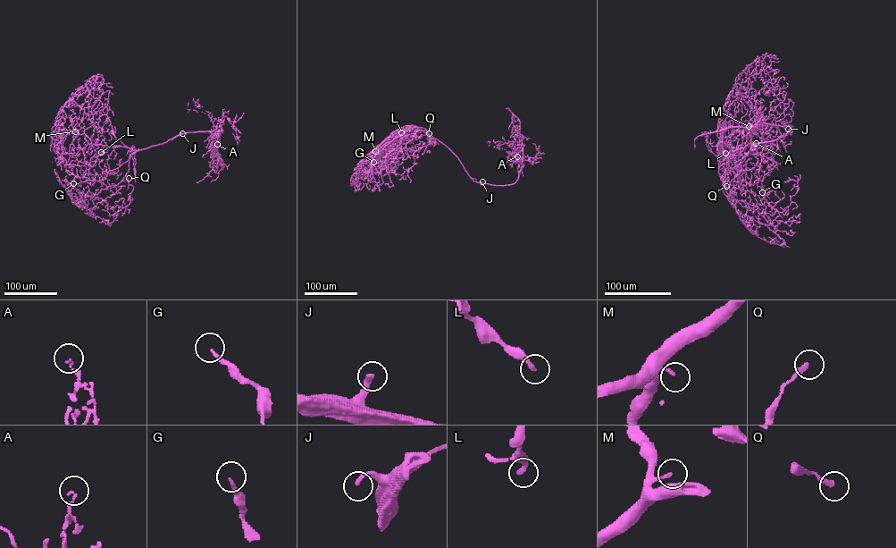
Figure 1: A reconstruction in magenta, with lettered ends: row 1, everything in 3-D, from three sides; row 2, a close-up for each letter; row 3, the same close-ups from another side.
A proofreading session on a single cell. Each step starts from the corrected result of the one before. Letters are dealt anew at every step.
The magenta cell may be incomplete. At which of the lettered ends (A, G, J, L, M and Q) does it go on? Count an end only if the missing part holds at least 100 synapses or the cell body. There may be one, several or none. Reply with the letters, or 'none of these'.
J

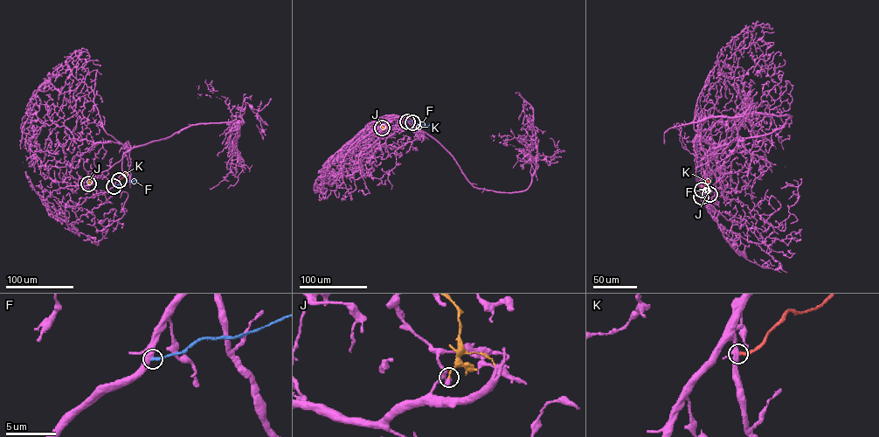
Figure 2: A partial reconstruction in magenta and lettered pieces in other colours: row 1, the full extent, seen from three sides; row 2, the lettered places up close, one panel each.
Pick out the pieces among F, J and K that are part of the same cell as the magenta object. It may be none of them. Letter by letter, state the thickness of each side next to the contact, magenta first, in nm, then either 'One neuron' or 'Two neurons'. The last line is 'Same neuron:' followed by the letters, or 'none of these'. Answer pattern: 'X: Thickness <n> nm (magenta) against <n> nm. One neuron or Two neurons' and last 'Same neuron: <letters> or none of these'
F: Thickness 360 nm (magenta) against 190 nm. Two neurons
J: Thickness 320 nm (magenta) against 140 nm. Two neurons
K: Thickness 280 nm (magenta) against 190 nm. Two neurons
Same neuron: none of these

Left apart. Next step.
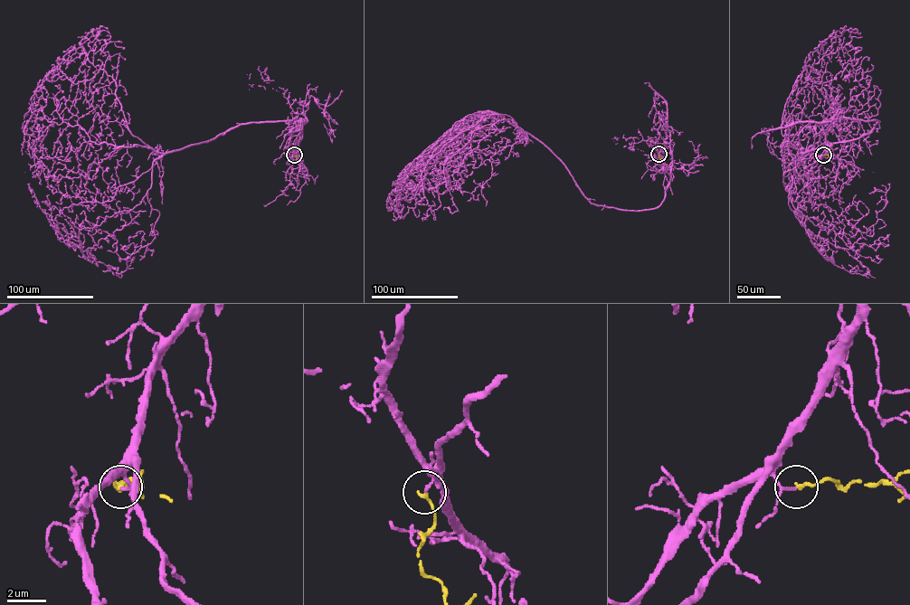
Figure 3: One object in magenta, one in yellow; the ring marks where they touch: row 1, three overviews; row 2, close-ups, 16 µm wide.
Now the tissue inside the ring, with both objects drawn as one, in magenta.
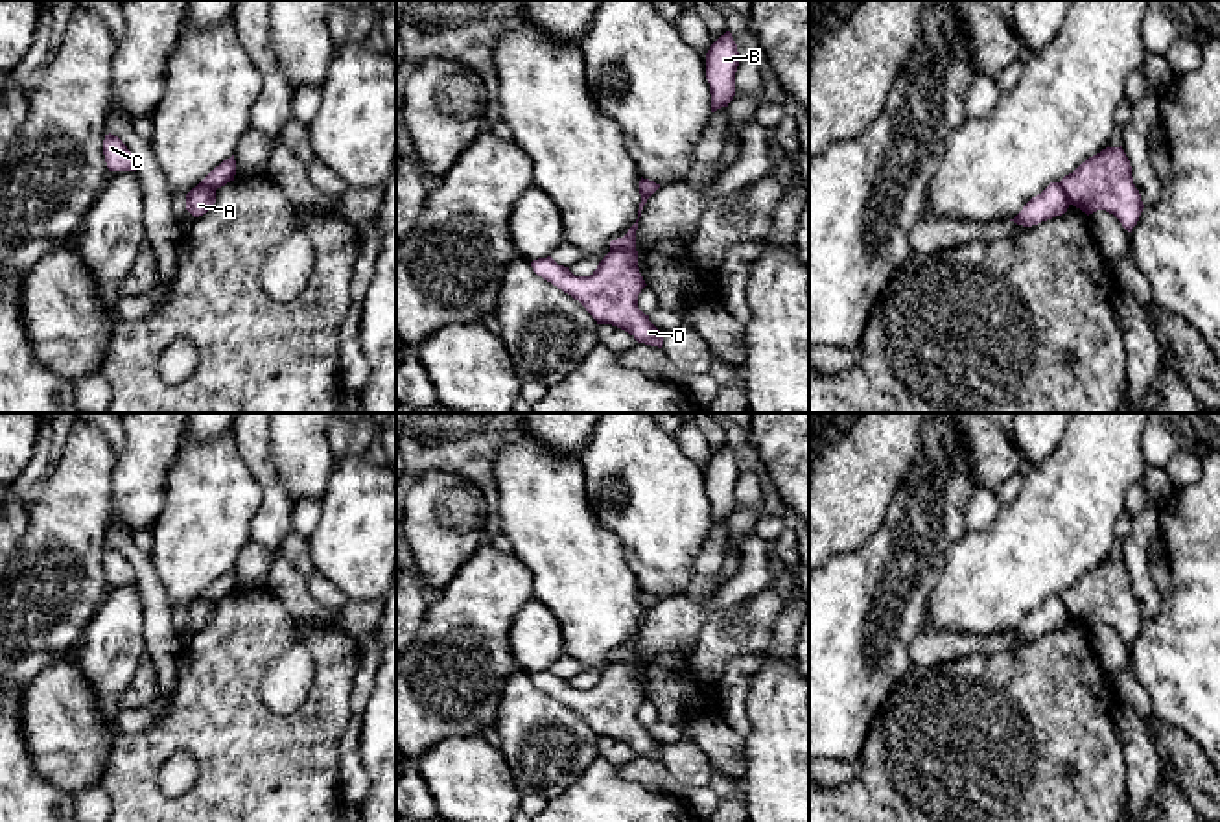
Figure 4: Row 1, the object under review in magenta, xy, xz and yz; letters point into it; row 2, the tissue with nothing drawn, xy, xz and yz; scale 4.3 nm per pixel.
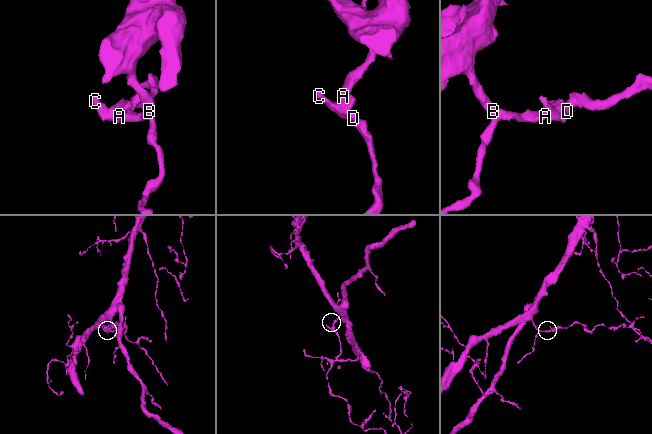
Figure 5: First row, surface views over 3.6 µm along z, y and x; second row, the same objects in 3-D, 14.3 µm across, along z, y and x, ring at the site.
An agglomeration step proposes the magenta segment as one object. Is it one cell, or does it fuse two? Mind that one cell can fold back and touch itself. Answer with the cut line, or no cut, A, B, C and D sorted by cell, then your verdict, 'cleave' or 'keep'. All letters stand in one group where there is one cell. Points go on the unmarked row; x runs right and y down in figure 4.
cut in xz along (634, 657), (610, 666); A B / C D; cleave

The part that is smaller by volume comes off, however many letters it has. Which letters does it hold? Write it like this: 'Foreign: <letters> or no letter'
Foreign: C, D

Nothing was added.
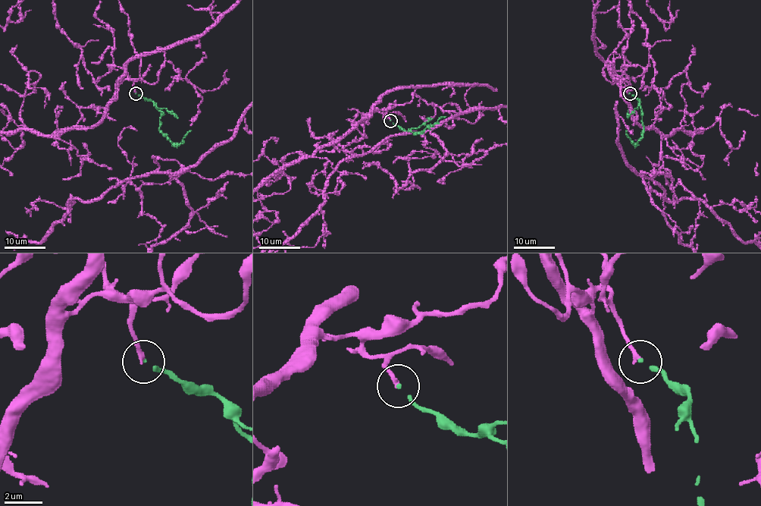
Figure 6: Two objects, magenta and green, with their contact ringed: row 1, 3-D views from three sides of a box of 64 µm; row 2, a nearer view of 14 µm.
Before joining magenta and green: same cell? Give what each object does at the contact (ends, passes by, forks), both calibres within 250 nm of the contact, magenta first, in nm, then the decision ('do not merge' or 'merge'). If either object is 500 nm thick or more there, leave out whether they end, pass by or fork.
magenta ends; green ends; calibres 240 and 150 nm; merge

